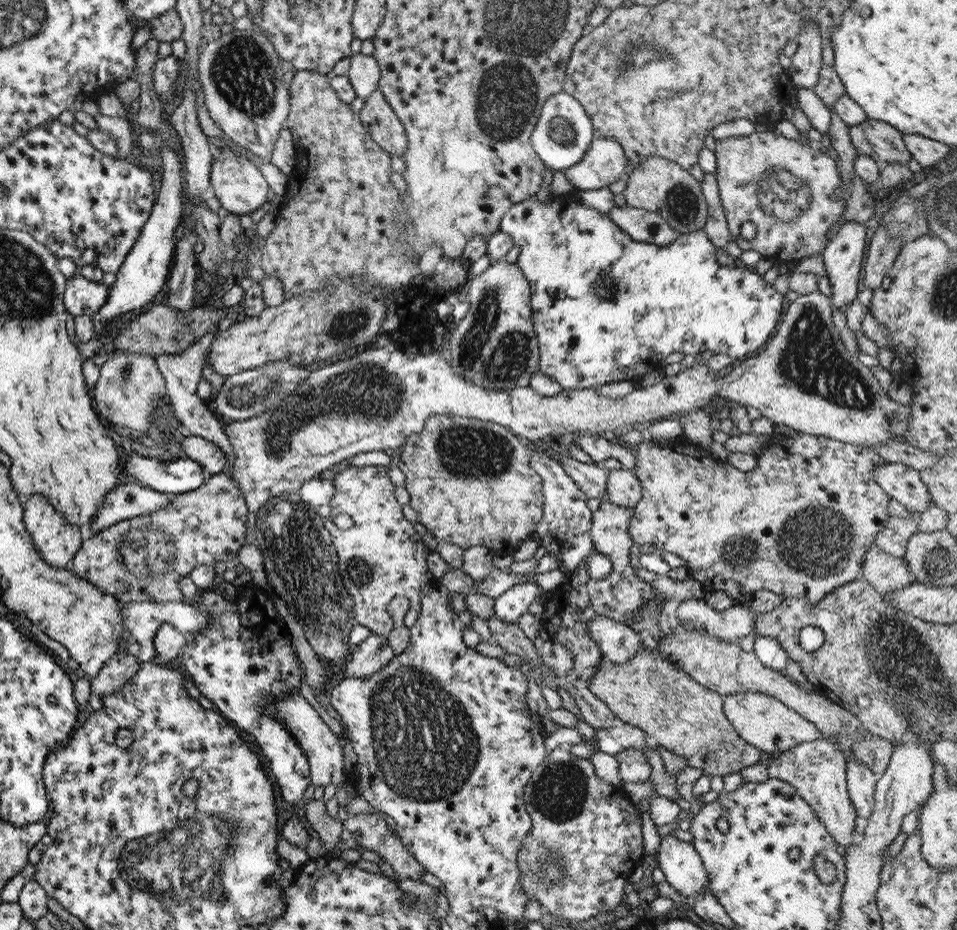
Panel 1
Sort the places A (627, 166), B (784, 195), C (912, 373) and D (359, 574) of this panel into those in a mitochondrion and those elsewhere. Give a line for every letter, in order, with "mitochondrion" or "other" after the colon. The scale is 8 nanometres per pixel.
A: other
B: mitochondrion
C: other
D: mitochondrion

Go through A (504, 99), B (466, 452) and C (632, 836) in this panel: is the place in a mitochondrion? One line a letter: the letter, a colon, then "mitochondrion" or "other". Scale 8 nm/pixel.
A: mitochondrion
B: mitochondrion
C: other

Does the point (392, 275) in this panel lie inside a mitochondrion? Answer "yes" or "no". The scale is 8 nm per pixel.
no

